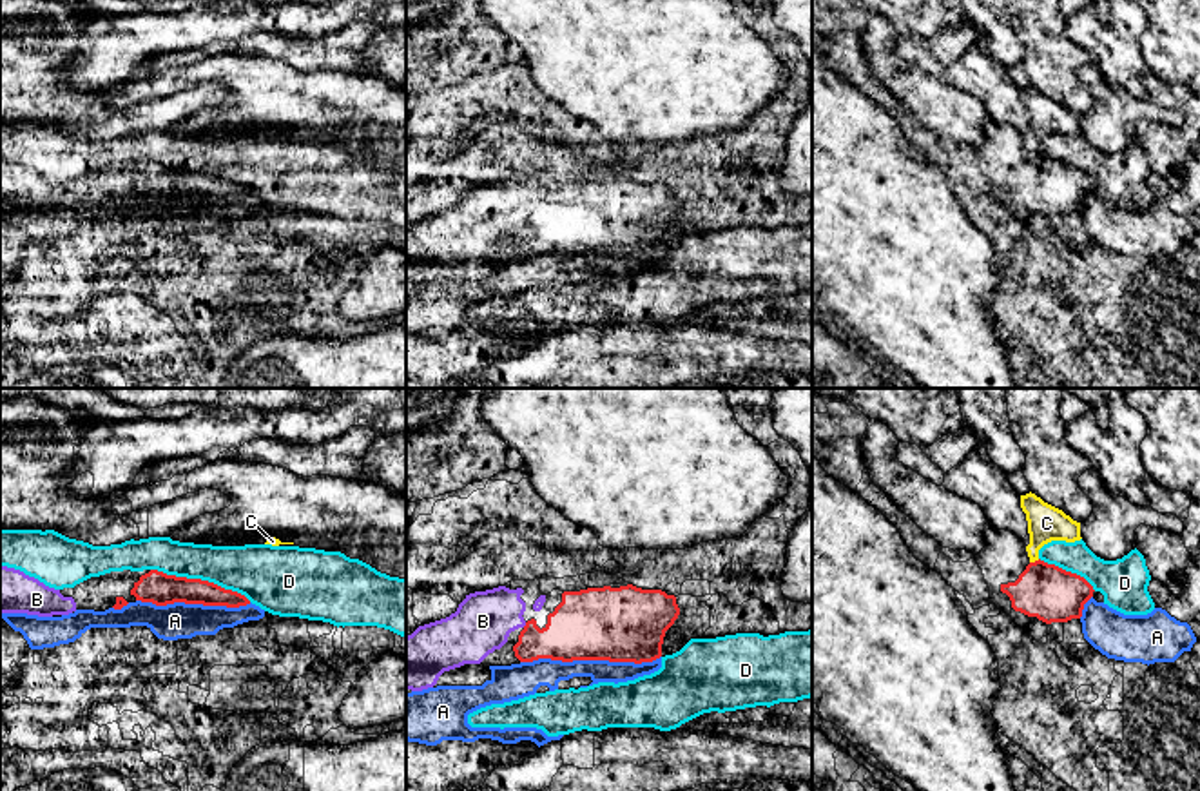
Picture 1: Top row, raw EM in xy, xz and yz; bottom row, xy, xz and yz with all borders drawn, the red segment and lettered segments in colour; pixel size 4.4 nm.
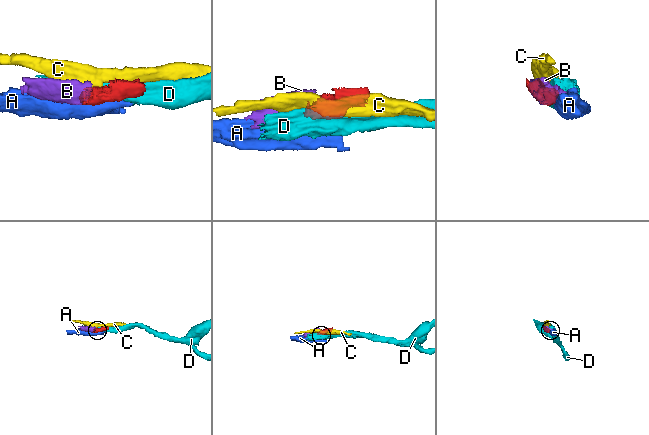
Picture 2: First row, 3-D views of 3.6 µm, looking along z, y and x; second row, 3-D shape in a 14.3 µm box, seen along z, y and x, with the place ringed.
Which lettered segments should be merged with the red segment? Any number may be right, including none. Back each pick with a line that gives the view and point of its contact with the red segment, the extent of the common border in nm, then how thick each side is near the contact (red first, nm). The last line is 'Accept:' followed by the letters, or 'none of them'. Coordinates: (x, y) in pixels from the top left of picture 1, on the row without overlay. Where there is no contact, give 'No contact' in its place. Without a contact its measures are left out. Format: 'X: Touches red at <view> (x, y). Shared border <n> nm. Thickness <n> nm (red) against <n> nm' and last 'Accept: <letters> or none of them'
B: Touches red at xz (526, 218). Shared border 30 nm. Thickness 300 nm (red) against 260 nm
Accept: B

